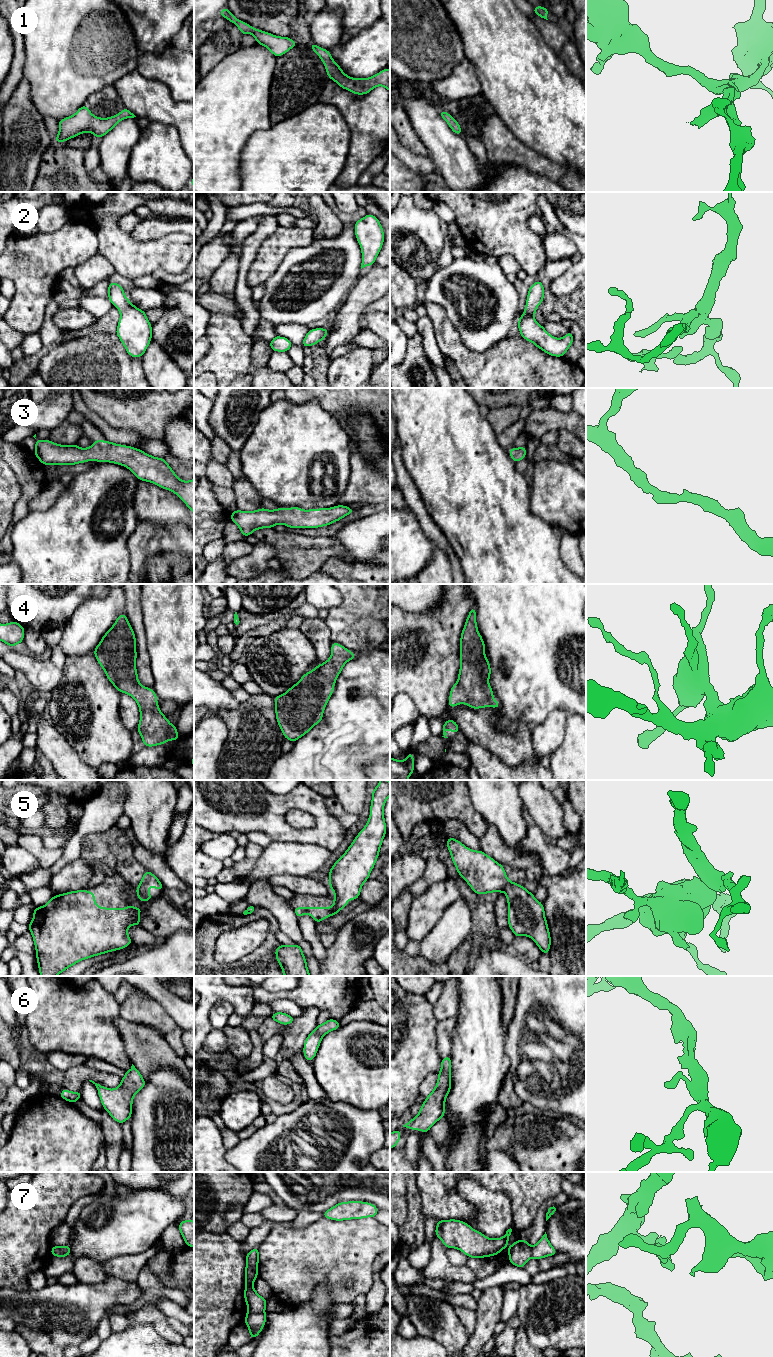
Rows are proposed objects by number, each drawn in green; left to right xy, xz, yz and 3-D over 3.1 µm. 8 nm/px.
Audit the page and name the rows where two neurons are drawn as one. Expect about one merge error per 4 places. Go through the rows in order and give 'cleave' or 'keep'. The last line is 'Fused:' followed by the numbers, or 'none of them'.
1: keep
2: keep
3: keep
4: keep
5: keep
6: keep
7: cleave
Fused: 7

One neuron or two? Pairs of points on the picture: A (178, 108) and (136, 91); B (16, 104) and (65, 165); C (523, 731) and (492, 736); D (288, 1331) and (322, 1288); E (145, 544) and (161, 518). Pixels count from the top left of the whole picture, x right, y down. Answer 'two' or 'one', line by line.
A: one
B: two
C: one
D: one
E: two

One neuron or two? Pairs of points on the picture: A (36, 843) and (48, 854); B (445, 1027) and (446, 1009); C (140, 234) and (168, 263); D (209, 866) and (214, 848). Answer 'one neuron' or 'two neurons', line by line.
A: one neuron
B: two neurons
C: two neurons
D: two neurons

